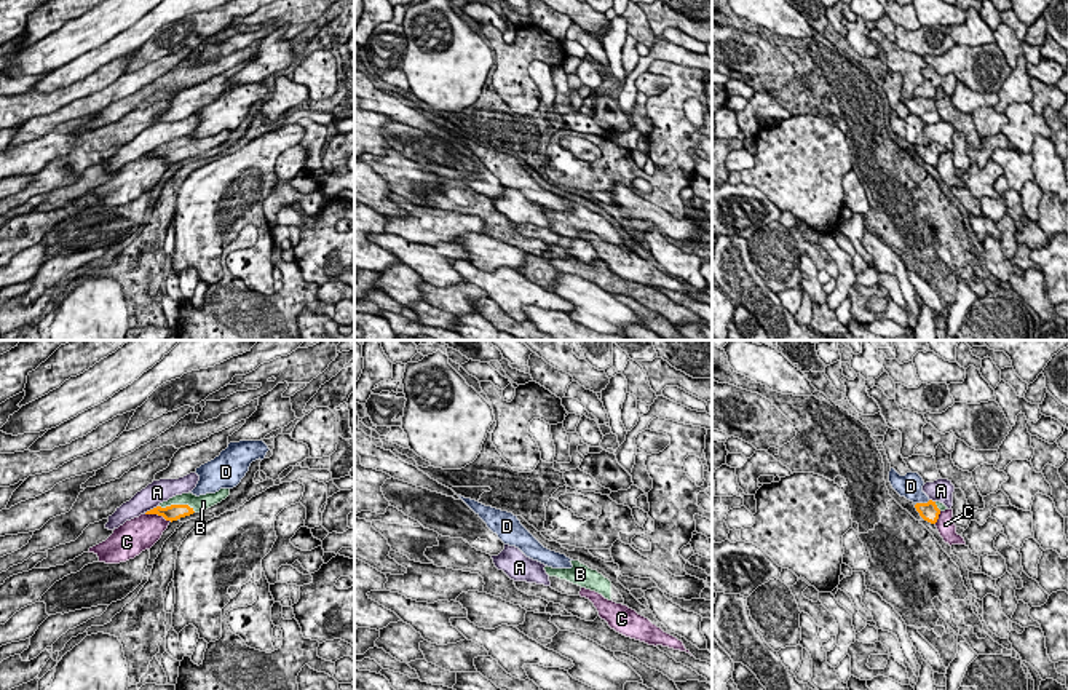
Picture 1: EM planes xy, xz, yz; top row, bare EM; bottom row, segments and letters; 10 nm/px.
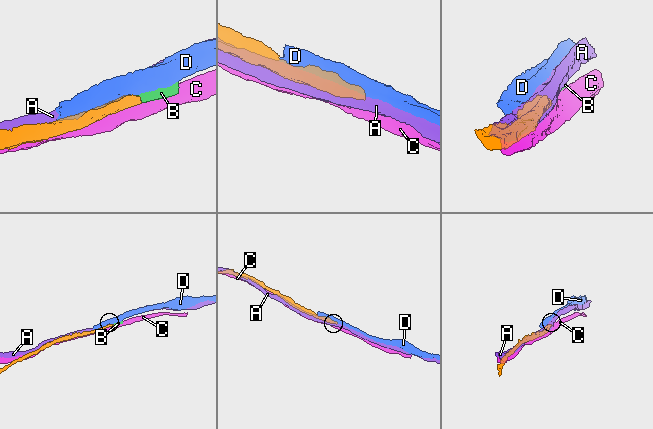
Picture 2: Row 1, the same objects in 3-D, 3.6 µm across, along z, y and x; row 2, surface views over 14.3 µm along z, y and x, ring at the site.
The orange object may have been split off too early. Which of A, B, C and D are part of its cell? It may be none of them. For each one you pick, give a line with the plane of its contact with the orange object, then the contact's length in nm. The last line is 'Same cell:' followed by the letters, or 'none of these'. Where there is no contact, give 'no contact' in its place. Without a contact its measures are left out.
B: xy | 380 nm
Same cell: B

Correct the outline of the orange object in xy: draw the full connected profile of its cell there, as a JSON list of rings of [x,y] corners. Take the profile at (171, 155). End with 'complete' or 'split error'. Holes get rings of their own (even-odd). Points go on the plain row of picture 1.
[[[220,131],[216,136],[206,136],[200,139],[188,134],[160,145],[156,150],[147,153],[145,157],[158,157],[172,165],[193,155],[204,153],[225,142],[228,137],[230,131]]]; split error

